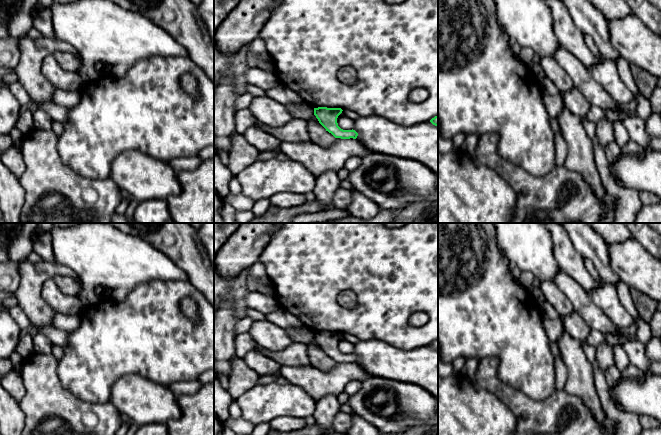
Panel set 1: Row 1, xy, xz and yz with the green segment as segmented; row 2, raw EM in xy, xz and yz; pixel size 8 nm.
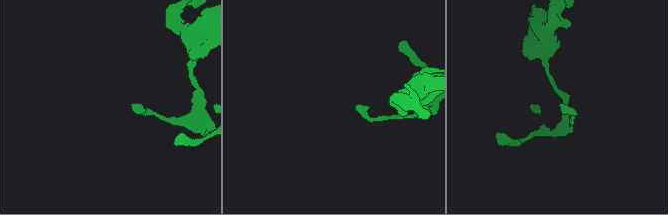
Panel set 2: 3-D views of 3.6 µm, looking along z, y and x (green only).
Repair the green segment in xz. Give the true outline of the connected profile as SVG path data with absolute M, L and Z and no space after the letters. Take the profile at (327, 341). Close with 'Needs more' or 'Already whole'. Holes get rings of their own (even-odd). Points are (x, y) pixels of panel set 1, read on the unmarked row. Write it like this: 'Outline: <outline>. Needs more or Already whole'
Outline: M318 331L314 332L314 339L326 355L331 357L335 362L356 363L358 357L355 354L343 354L338 350L337 342L342 335L341 332Z. Already whole

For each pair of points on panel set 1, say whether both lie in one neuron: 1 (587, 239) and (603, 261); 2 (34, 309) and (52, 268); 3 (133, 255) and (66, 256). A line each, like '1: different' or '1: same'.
1: same
2: same
3: same

